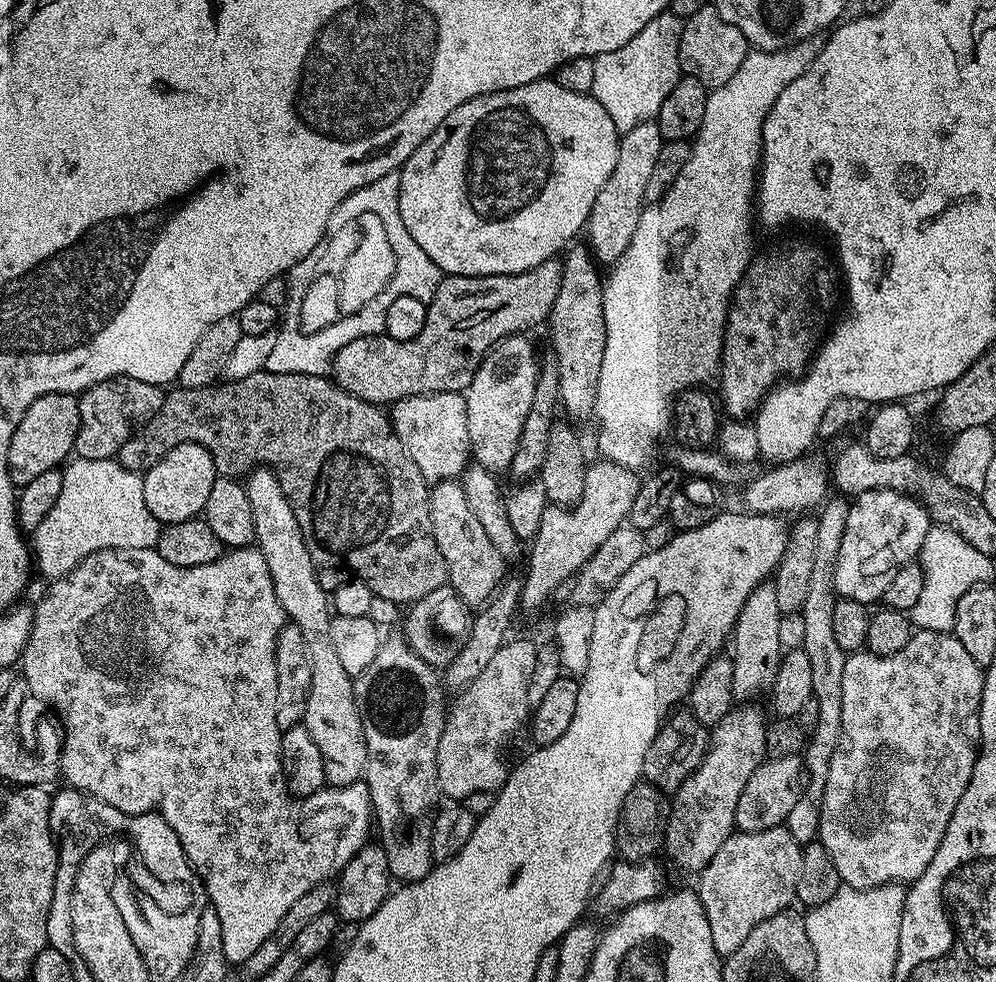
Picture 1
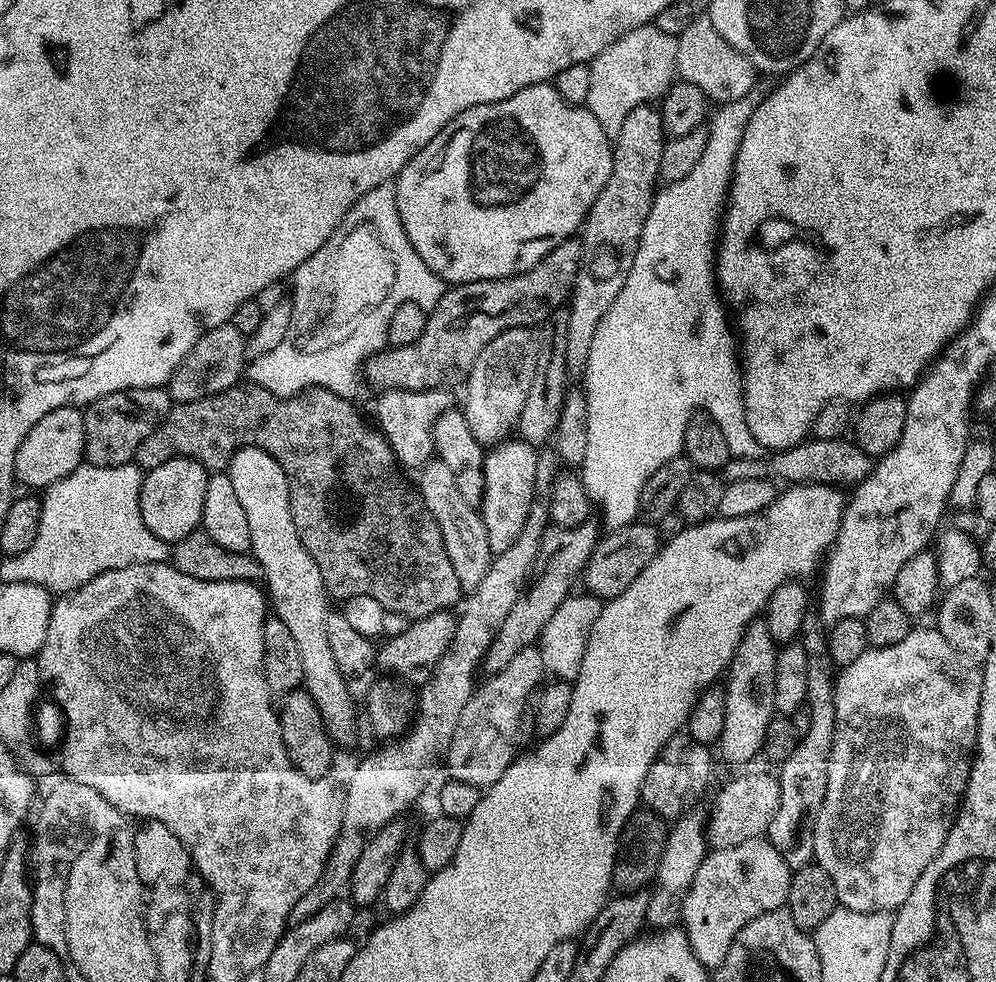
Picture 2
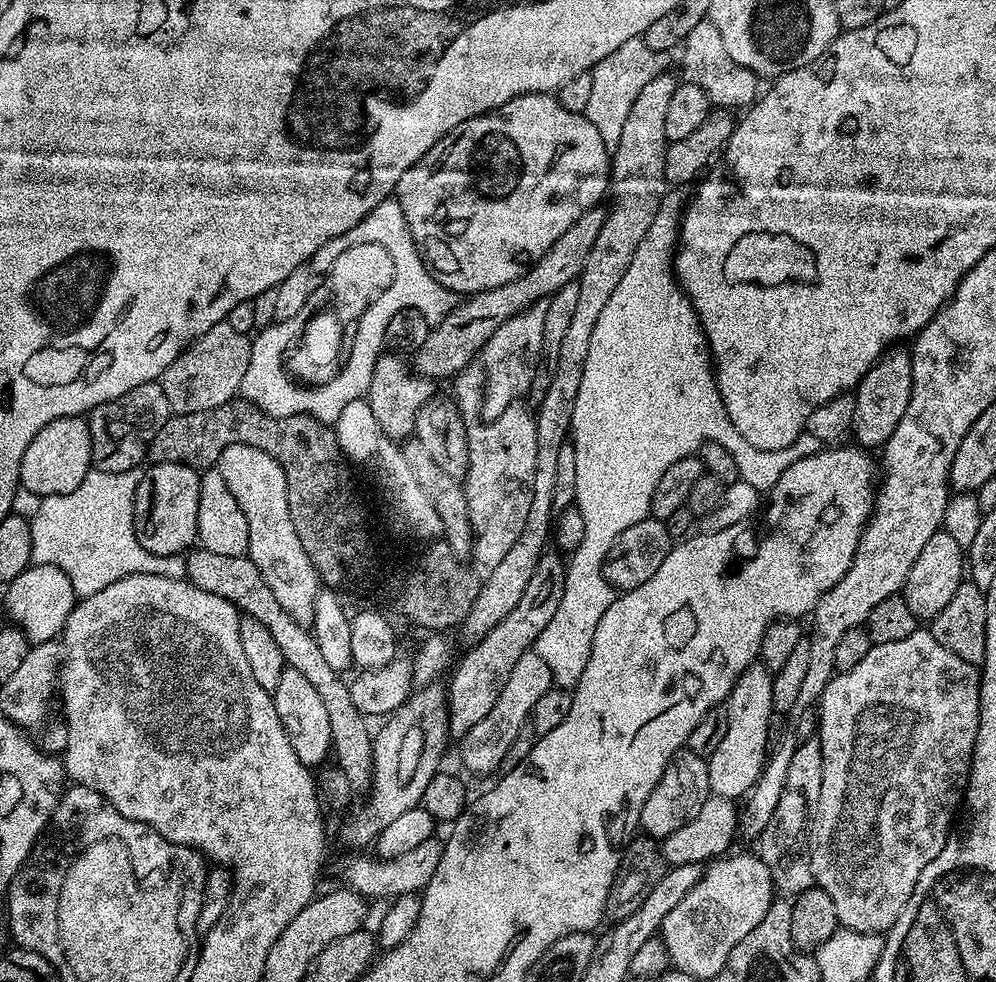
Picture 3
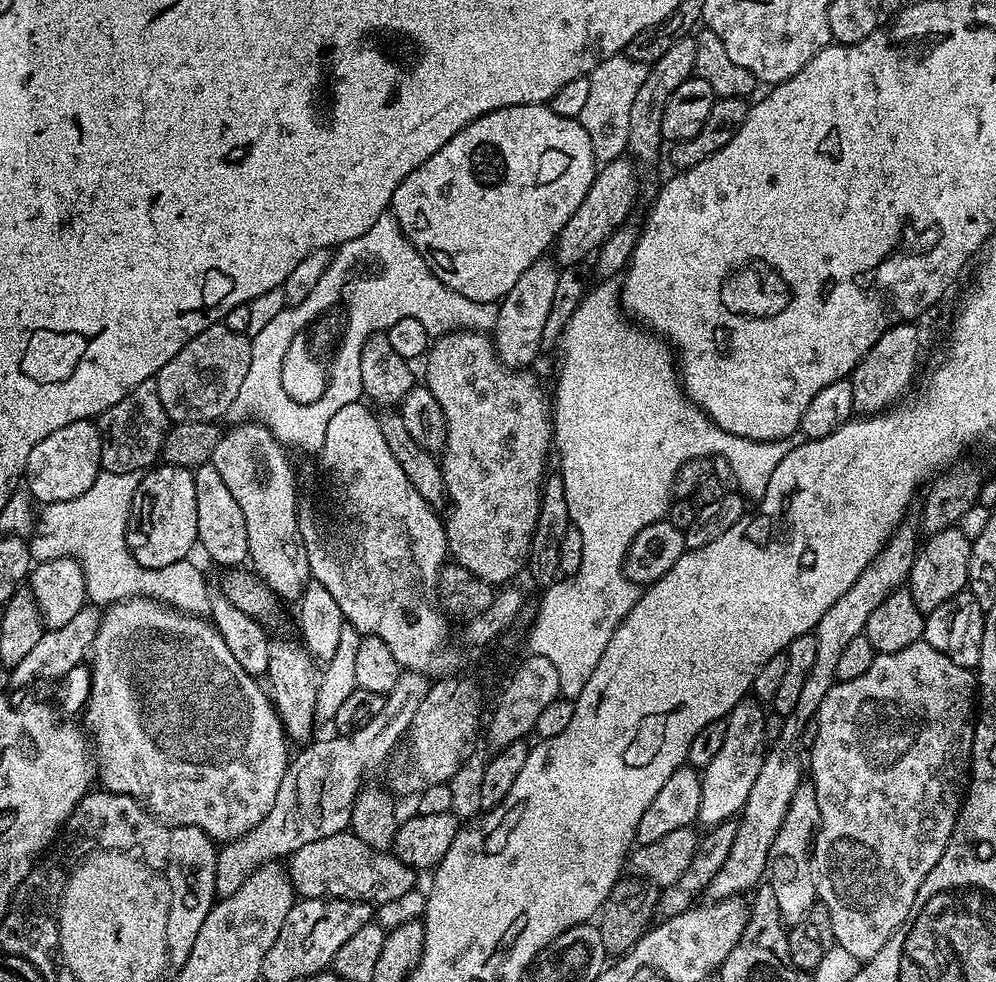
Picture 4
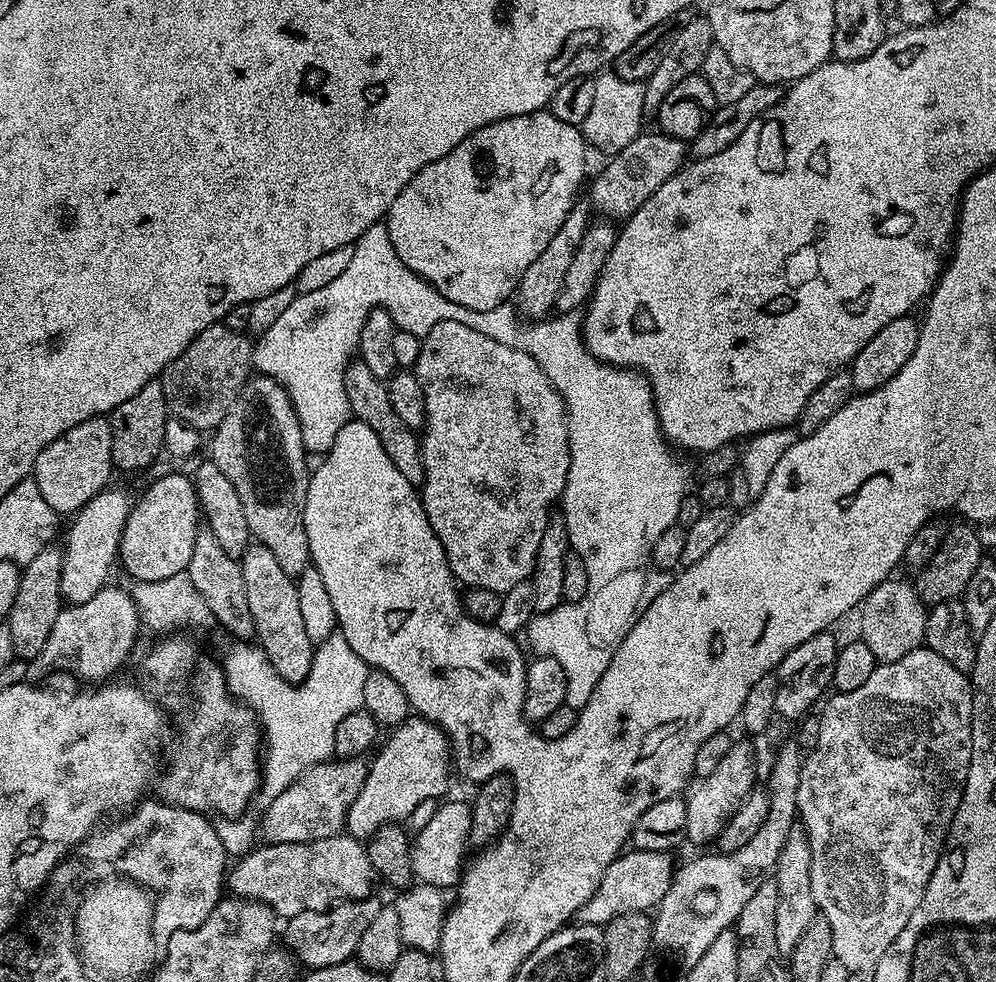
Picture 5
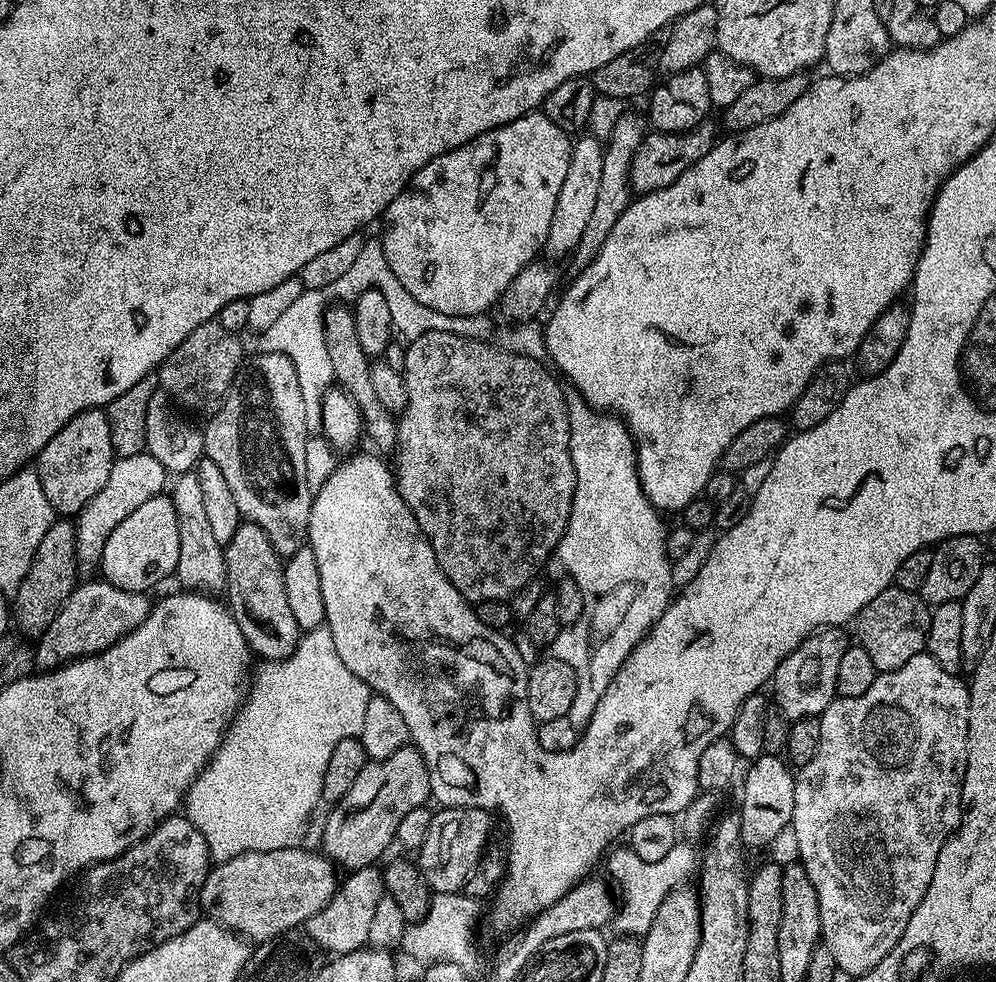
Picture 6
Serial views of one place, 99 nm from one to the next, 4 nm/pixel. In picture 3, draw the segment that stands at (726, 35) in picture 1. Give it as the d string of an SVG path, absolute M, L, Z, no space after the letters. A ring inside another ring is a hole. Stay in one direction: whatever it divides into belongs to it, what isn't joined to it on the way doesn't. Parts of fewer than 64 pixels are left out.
M703 20L686 34L683 44L678 49L680 55L680 72L683 83L693 84L701 90L706 90L706 98L709 105L717 108L729 110L747 110L756 103L758 99L758 88L756 84L758 77L746 66L738 66L734 58L726 50L726 45L722 43L722 34L718 26L714 26L712 20ZM684 75L684 76L682 76Z

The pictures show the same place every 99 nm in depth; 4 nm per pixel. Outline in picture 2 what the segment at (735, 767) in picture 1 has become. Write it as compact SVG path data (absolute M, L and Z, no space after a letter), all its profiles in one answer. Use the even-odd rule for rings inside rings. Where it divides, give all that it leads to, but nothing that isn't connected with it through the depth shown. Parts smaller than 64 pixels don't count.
M700 808L686 812L669 827L666 844L663 847L662 859L649 891L647 918L645 923L653 931L664 931L673 927L680 917L681 906L694 882L694 875L708 853L707 813Z

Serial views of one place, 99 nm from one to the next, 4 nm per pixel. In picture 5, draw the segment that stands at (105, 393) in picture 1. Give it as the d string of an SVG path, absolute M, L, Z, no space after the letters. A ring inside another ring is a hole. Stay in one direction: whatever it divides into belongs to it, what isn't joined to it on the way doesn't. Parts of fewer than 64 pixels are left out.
M159 379L150 381L134 398L122 402L110 414L112 425L112 463L124 472L140 472L148 468L164 452L164 431L170 419L170 405L164 397Z

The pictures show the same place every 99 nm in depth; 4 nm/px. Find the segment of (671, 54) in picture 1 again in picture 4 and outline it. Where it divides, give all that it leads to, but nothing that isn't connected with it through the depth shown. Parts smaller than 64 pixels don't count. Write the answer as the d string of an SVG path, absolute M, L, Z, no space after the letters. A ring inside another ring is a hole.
M617 54L604 59L589 73L590 95L577 120L590 137L597 163L605 164L625 155L629 144L631 103L639 87L646 82L648 69L647 65L634 62L626 54Z

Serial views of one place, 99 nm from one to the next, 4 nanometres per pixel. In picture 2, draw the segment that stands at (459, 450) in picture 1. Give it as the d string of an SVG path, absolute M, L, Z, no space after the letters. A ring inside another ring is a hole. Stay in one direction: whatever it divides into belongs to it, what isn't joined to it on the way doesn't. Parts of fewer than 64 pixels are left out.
M427 388L426 390L394 390L381 391L376 400L376 420L392 453L401 465L416 464L423 466L434 456L434 426L445 410L453 407L451 391L448 388Z

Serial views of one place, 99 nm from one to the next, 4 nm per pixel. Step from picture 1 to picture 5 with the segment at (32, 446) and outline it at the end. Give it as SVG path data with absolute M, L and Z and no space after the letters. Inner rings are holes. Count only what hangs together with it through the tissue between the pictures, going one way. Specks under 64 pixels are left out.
M97 418L87 420L70 430L66 430L66 434L54 438L54 442L50 442L50 446L42 449L36 459L34 479L38 490L42 490L42 498L46 498L46 503L57 514L64 514L64 512L75 514L81 508L85 508L103 488L109 487L111 480L108 479L111 478L112 472L114 473L112 463L112 425L107 419Z

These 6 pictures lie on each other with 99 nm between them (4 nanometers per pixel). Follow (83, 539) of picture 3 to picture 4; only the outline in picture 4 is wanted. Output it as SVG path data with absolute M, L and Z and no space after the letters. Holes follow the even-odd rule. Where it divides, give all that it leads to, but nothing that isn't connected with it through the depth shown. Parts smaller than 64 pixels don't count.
M101 471L100 477L94 482L94 486L90 486L90 490L86 490L86 494L70 498L70 502L43 505L39 509L34 535L30 540L33 561L57 560L67 556L77 560L80 569L84 571L88 600L96 606L111 606L120 600L129 600L132 596L145 596L151 600L161 600L163 604L169 604L170 607L191 616L211 617L213 593L208 592L208 584L204 581L199 566L192 564L191 559L174 562L169 568L144 568L128 549L128 517L132 515L132 503L140 485L140 477L139 472L114 474Z

